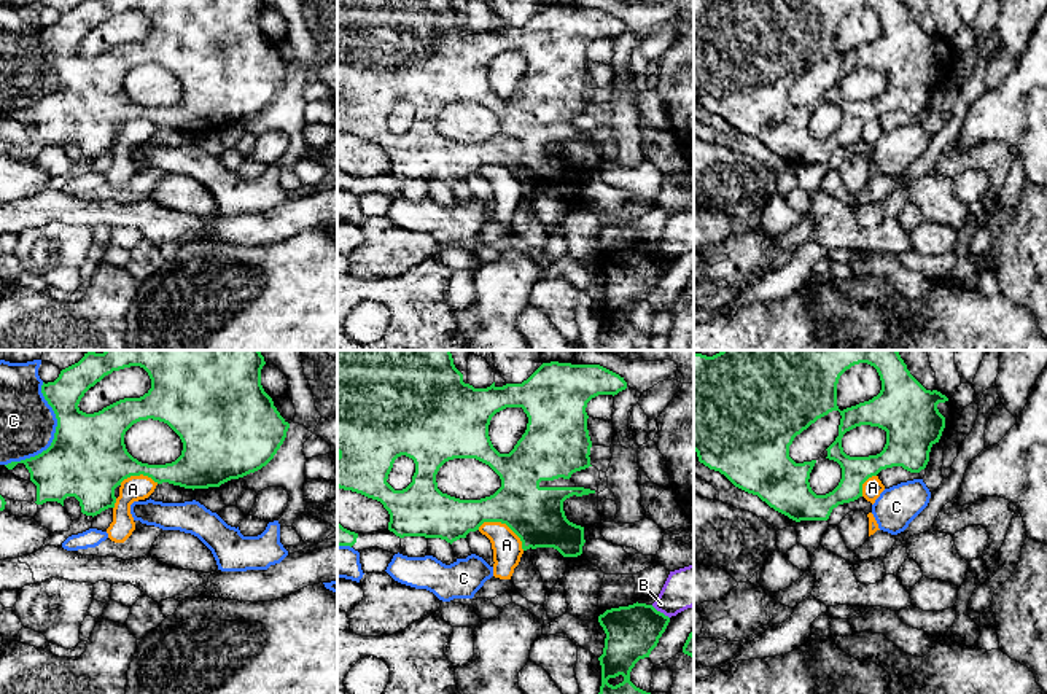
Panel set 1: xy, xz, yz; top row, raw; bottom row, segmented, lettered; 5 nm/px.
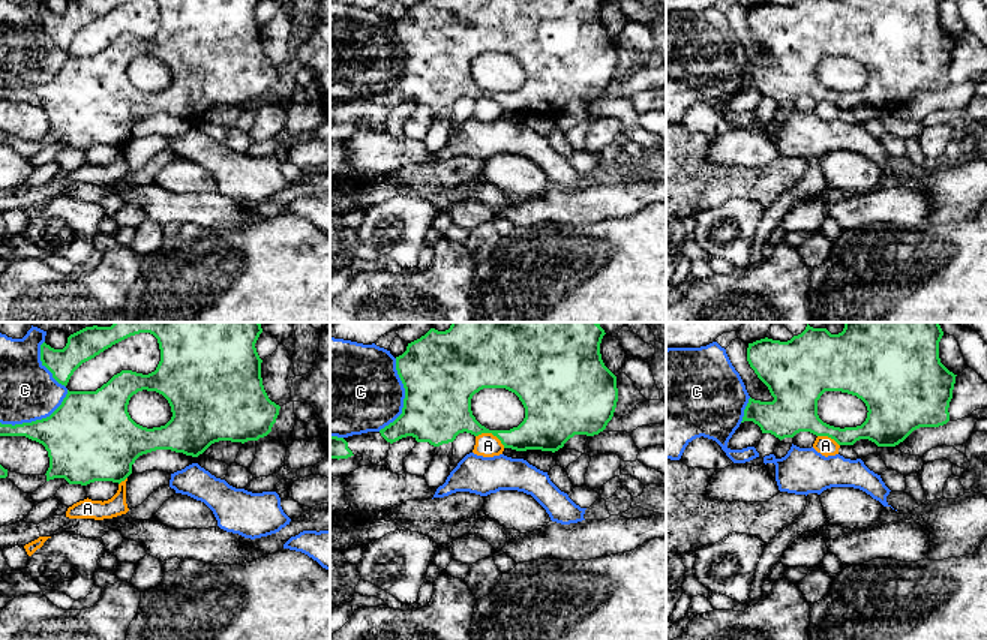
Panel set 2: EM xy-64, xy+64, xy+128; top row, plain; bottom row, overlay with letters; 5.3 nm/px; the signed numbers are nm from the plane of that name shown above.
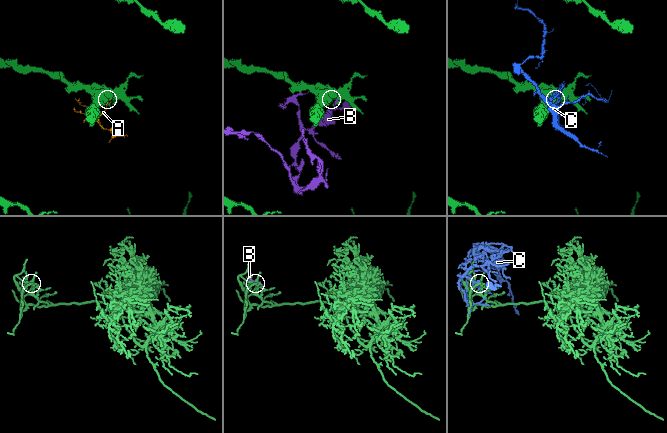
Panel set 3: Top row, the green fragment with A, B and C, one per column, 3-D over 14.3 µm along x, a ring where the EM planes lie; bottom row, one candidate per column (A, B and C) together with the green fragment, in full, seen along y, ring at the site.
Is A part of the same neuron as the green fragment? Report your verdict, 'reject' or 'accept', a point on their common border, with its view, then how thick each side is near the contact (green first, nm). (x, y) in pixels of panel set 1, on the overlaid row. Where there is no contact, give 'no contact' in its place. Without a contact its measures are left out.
reject; contact xz (505, 522); calibres 280 and 150 nm

